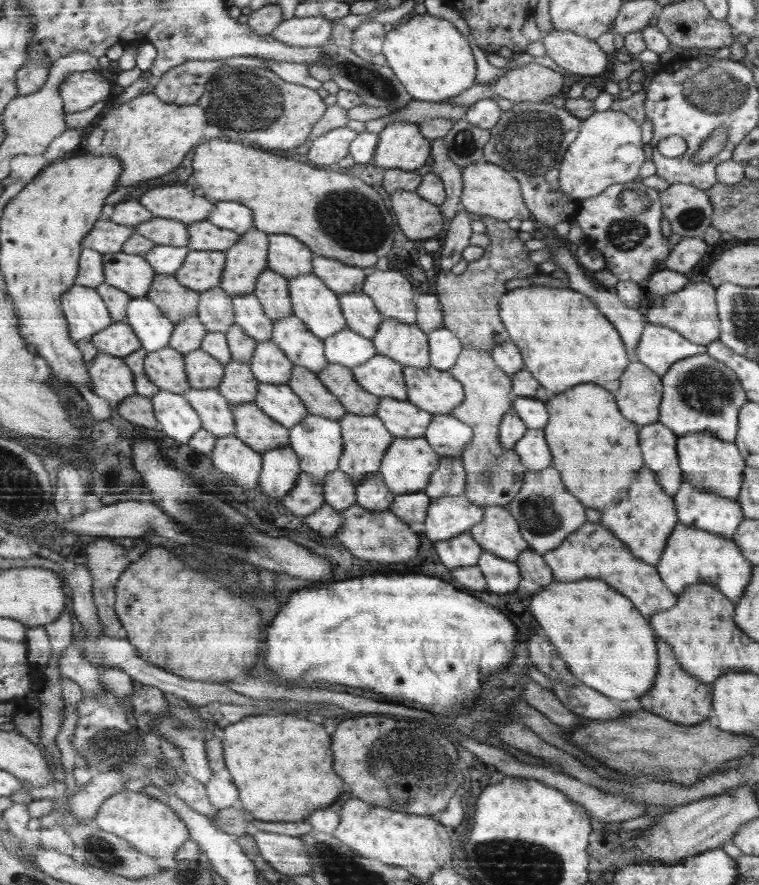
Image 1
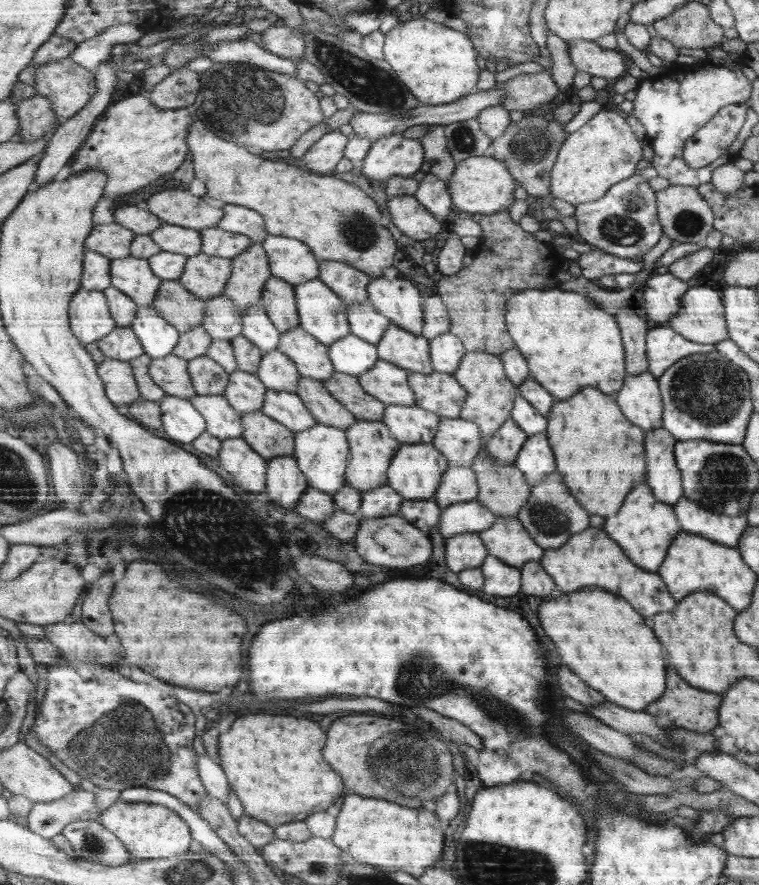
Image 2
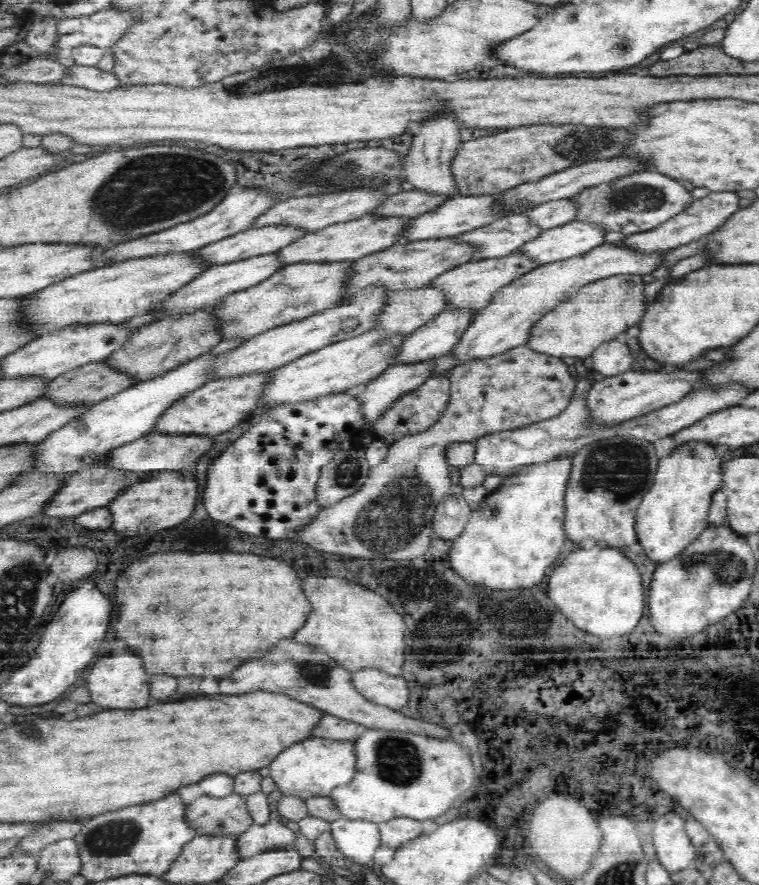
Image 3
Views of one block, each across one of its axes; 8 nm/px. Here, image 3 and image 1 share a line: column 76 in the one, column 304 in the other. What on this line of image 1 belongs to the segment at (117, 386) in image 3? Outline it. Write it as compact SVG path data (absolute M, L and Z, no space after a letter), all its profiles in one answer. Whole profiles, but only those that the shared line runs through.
M295 366L287 385L301 397L309 414L334 420L340 420L348 414L337 395L325 386L314 371Z

